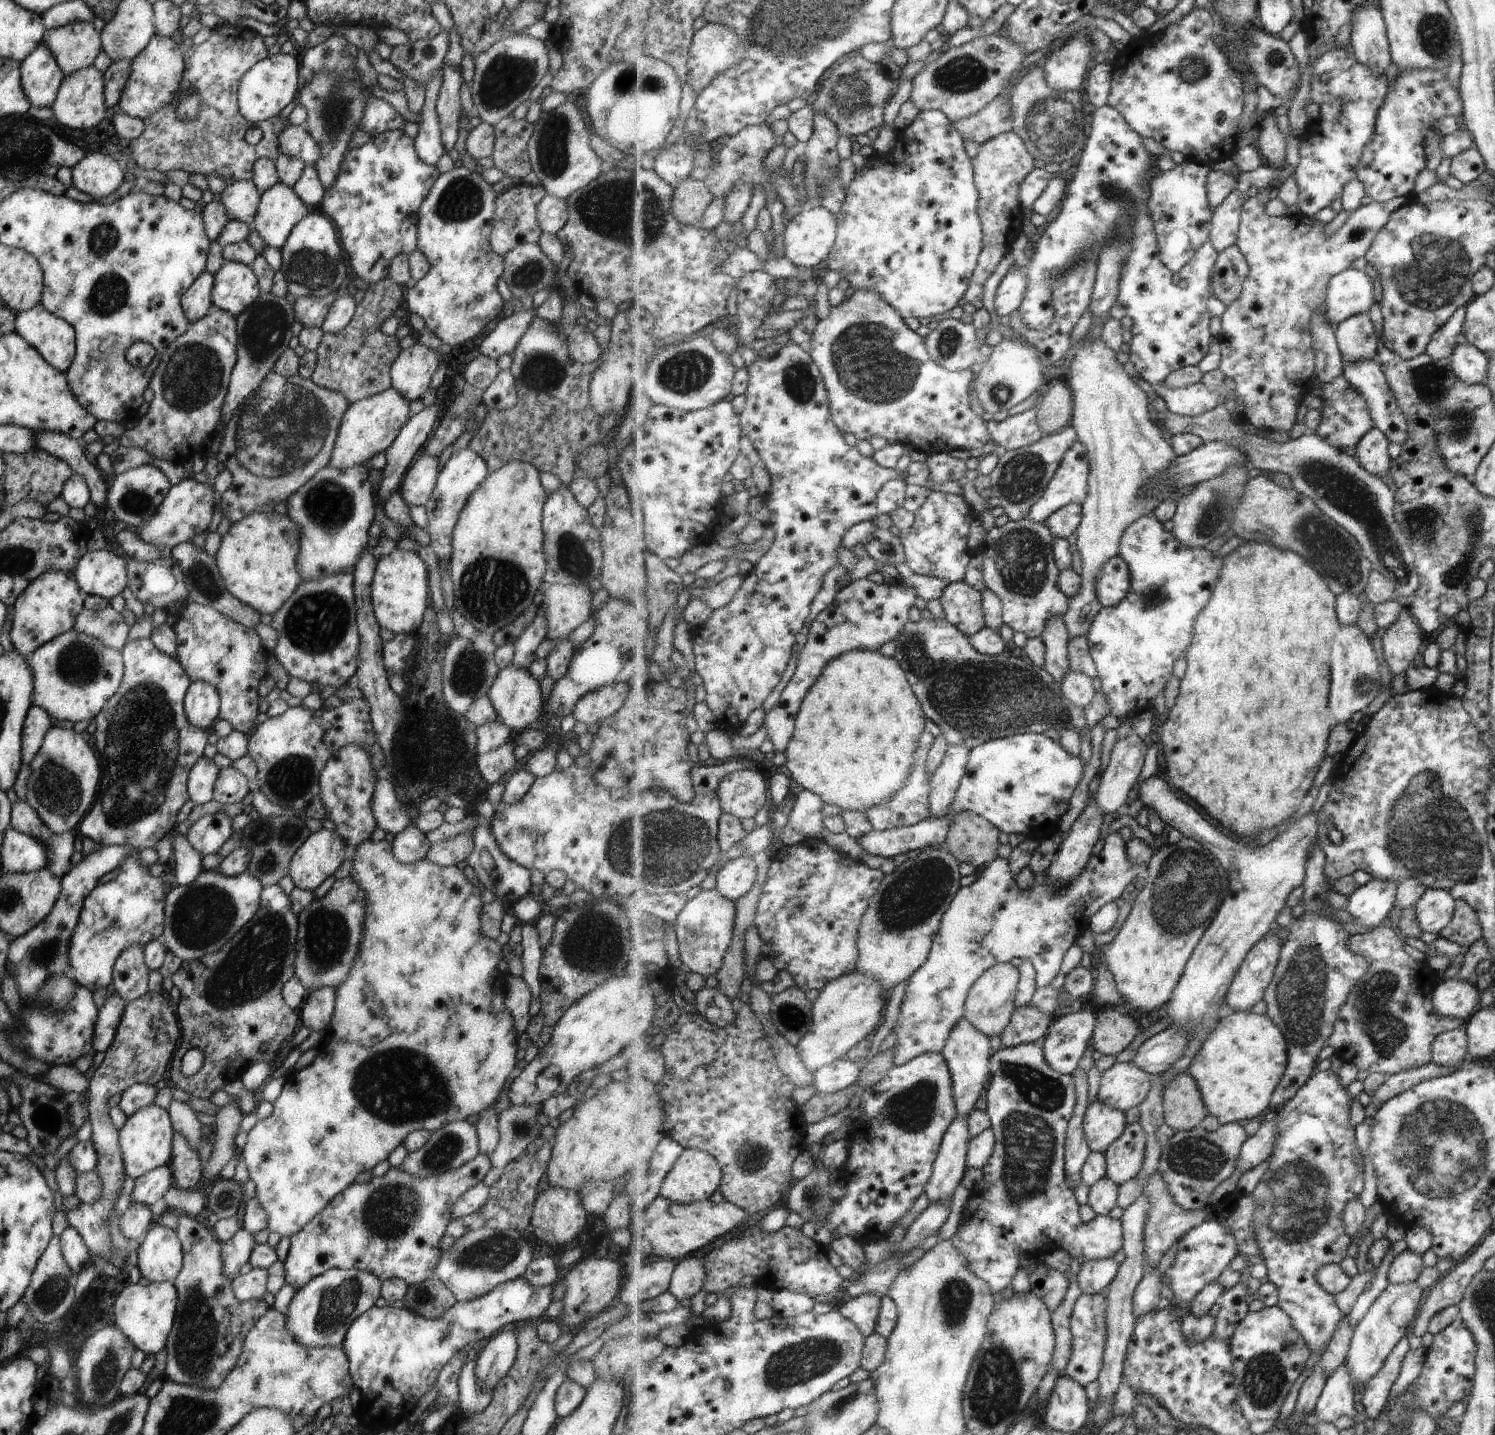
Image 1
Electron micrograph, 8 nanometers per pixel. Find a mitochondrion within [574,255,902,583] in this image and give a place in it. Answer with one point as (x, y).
(684, 373)

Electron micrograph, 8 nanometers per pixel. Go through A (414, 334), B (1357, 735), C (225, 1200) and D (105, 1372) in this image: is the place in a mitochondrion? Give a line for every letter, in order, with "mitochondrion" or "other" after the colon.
A: other
B: other
C: mitochondrion
D: mitochondrion

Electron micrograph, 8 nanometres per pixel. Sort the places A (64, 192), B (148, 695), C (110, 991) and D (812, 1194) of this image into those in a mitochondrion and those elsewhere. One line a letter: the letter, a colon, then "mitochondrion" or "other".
A: other
B: mitochondrion
C: other
D: mitochondrion

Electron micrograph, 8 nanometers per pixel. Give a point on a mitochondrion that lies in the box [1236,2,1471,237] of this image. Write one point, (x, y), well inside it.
(1433, 33)

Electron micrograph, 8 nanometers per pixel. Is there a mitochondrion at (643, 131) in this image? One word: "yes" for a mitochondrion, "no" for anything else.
no

